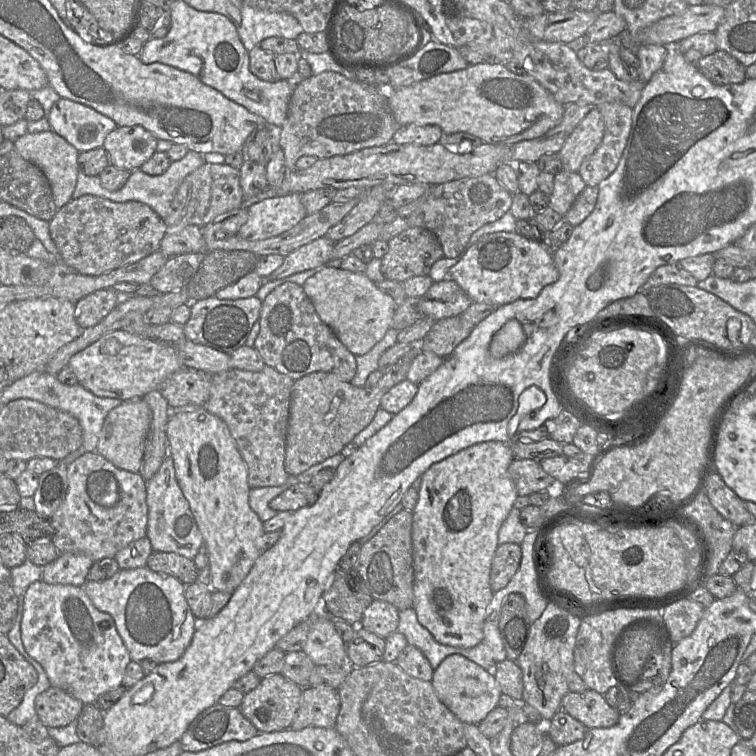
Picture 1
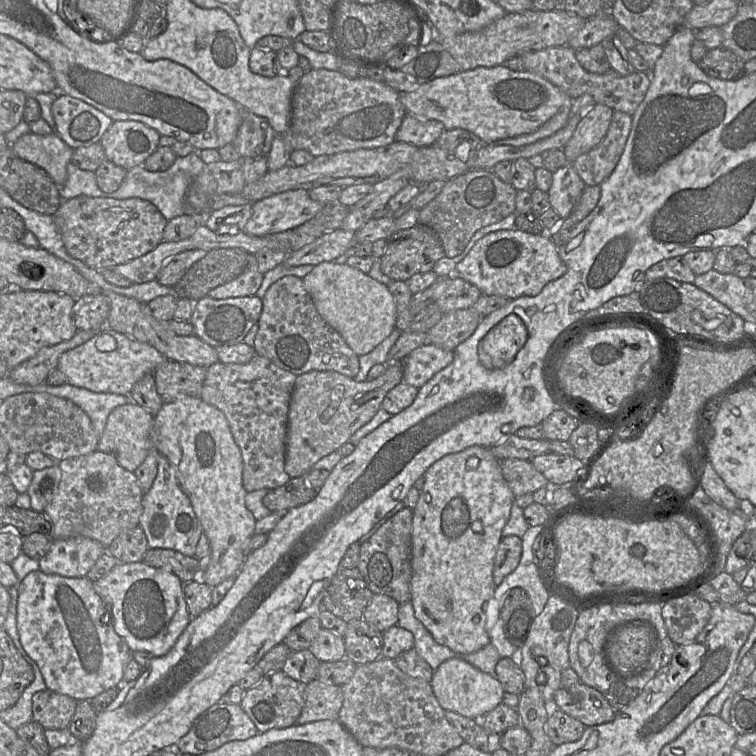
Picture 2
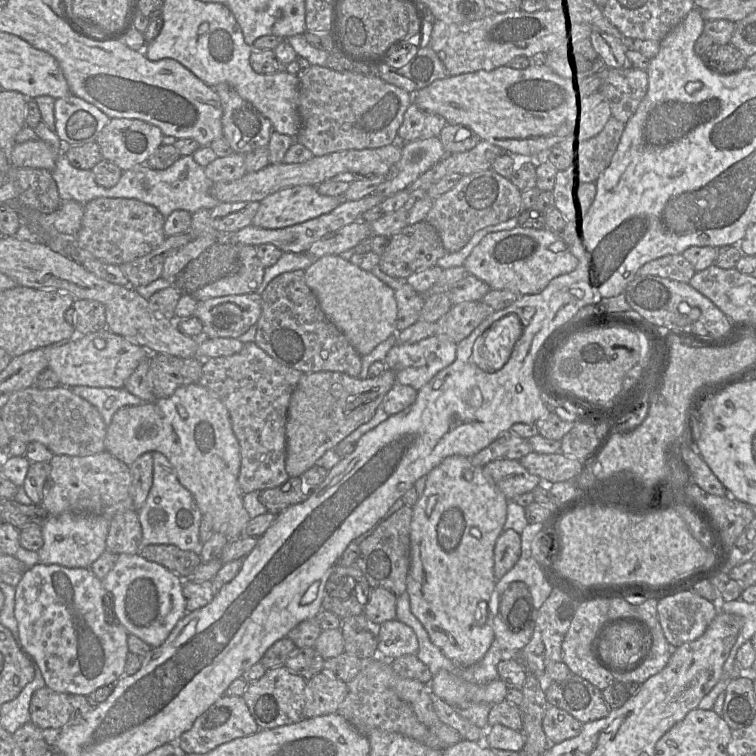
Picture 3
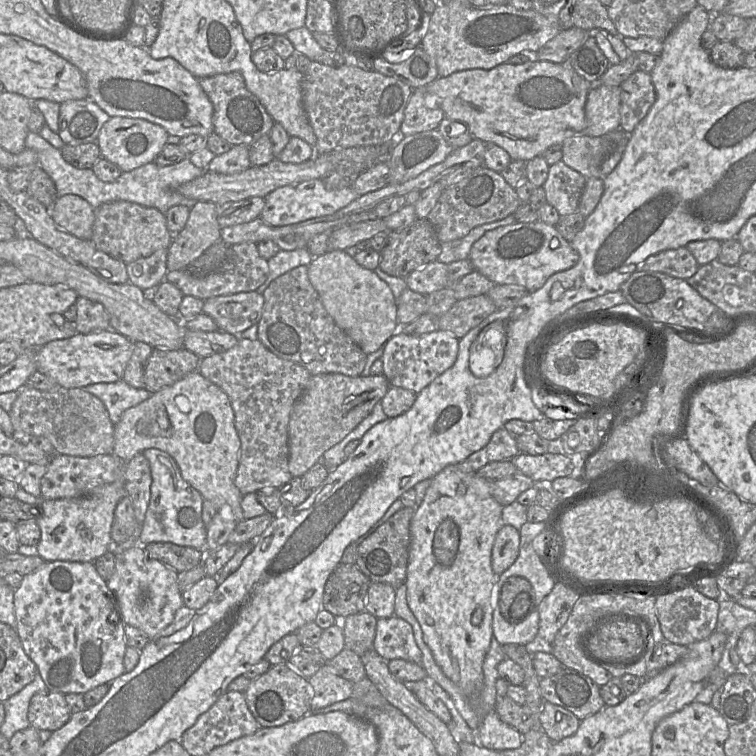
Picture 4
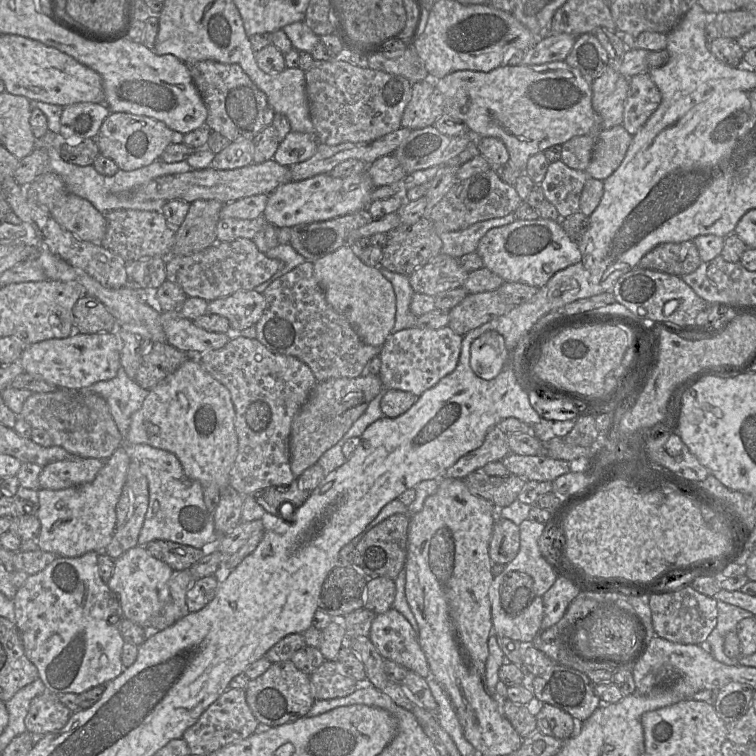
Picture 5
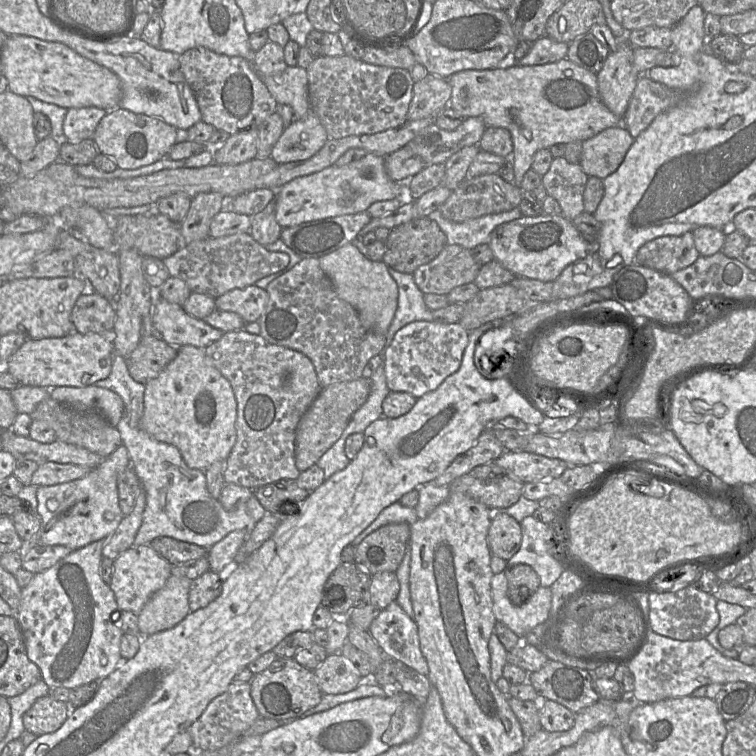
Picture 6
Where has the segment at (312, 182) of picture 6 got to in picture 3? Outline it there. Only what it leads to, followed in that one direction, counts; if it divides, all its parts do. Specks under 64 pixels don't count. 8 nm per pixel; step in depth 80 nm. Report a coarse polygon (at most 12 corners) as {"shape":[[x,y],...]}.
{"shape":[[310,185],[260,201],[252,225],[285,228],[327,214],[343,196]]}

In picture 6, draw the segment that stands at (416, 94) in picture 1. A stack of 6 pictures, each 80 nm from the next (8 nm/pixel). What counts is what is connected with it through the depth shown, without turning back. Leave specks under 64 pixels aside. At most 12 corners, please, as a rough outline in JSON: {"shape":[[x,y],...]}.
{"shape":[[567,57],[464,70],[448,107],[538,150],[622,125],[597,74]]}

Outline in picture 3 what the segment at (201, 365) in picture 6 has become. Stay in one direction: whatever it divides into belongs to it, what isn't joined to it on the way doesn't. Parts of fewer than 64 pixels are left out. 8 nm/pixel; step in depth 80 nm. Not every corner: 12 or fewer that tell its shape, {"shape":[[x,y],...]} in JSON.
{"shape":[[200,383],[118,409],[105,450],[164,454],[213,532],[242,538],[228,409]]}

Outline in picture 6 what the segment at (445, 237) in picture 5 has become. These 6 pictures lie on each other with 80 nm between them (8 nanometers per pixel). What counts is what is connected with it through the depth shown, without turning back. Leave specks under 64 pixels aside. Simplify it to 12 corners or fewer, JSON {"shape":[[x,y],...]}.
{"shape":[[435,210],[427,217],[447,237],[447,244],[472,250],[488,244],[500,224],[522,217],[520,210],[453,222]]}

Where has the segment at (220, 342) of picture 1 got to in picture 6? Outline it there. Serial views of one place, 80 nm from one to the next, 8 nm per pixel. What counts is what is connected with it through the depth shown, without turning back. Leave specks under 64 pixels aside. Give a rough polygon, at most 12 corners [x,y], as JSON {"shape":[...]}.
{"shape":[[255,284],[215,299],[217,310],[234,312],[245,324],[258,321],[267,291]]}

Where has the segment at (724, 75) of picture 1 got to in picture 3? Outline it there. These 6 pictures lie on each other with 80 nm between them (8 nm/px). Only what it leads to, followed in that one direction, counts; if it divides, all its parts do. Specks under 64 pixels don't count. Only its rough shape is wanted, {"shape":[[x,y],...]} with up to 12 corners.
{"shape":[[714,43],[701,59],[727,75],[746,68],[747,56],[730,43]]}

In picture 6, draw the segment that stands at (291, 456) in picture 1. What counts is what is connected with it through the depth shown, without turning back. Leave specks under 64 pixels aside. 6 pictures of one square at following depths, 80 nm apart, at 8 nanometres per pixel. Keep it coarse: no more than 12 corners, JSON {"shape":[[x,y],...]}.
{"shape":[[370,379],[321,389],[296,428],[295,464],[316,464],[367,400]]}

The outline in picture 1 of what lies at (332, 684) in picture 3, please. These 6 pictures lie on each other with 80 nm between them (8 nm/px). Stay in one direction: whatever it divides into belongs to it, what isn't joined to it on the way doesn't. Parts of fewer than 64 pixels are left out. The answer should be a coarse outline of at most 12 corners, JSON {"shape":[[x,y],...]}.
{"shape":[[305,687],[288,729],[335,728],[338,689]]}

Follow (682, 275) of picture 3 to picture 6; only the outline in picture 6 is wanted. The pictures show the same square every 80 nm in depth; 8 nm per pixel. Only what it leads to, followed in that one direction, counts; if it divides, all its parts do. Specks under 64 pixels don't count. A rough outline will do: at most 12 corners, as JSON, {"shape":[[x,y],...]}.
{"shape":[[693,231],[644,243],[633,263],[672,275],[699,256]]}

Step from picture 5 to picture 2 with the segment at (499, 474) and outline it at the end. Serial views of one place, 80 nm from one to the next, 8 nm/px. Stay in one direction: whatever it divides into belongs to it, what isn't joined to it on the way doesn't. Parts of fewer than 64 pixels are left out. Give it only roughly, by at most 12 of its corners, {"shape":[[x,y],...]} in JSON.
{"shape":[[500,460],[515,497],[549,484],[530,460]]}

